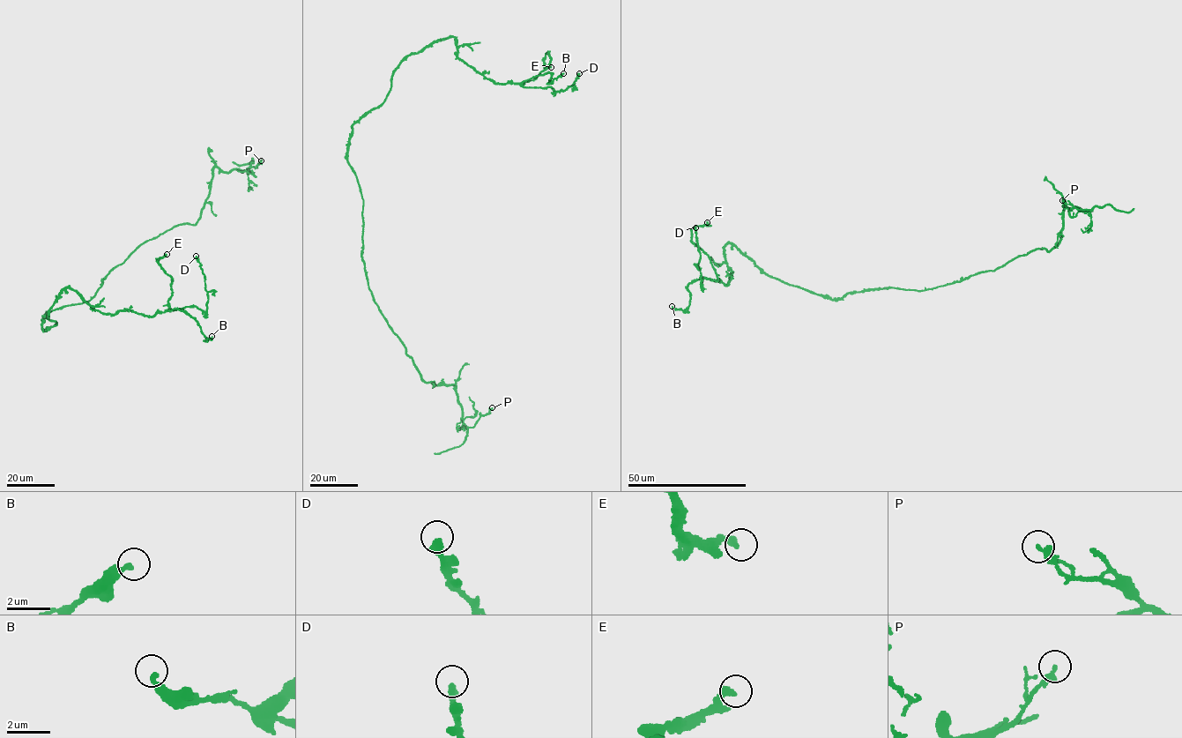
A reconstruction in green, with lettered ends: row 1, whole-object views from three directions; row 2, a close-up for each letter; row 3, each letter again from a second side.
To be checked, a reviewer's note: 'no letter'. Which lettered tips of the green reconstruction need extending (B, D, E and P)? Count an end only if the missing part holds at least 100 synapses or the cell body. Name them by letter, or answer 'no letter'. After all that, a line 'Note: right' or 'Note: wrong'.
no letter
Note: right

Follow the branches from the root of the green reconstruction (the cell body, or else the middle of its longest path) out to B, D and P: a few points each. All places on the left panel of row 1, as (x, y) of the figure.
B: (54, 310), (43, 329), (55, 324), (48, 312), (70, 287), (105, 314), (182, 310), (211, 336)
D: (54, 310), (43, 329), (55, 324), (48, 312), (68, 287), (105, 314), (204, 311), (196, 256)
P: (54, 310), (90, 301), (138, 247), (178, 225), (196, 223), (215, 167), (242, 170), (261, 160)

